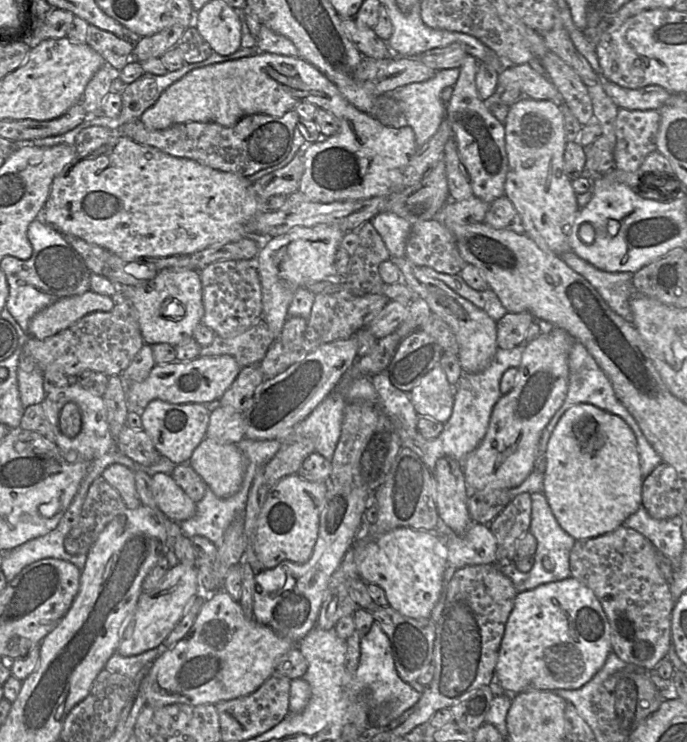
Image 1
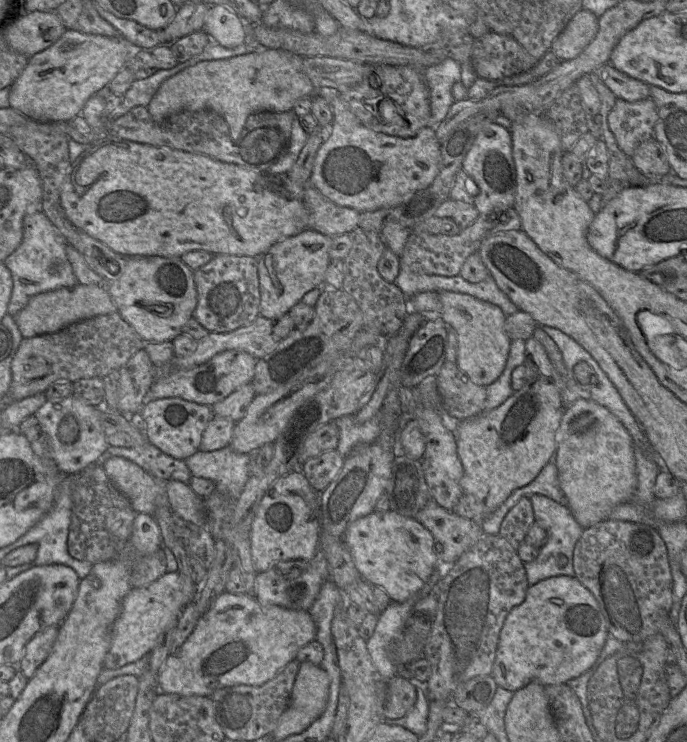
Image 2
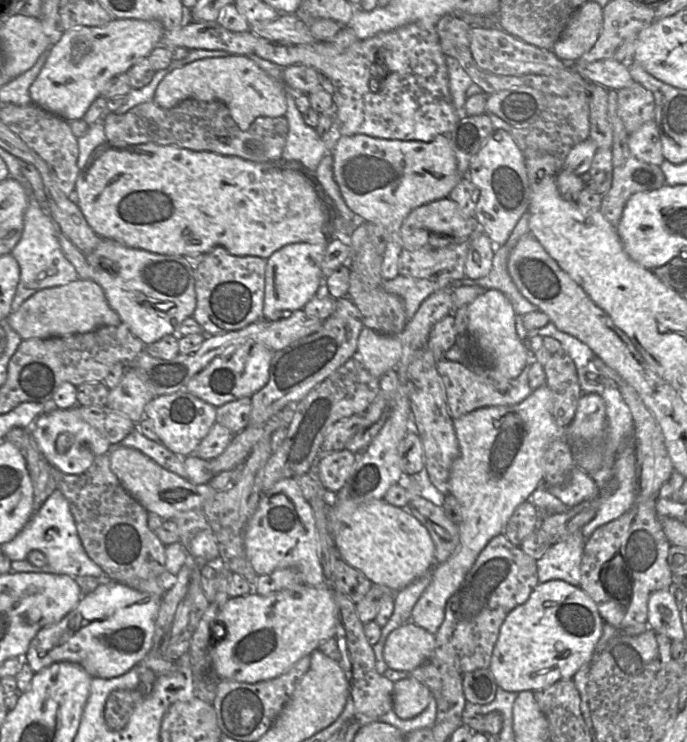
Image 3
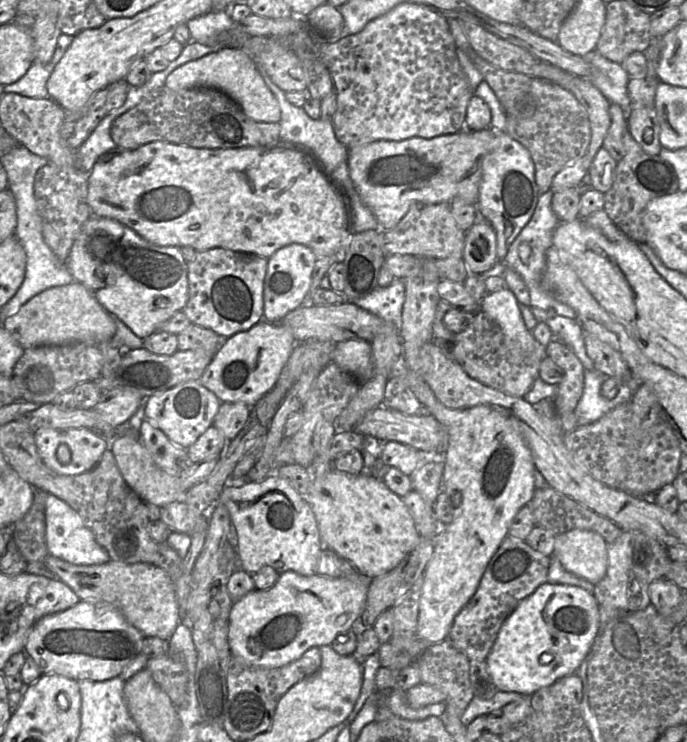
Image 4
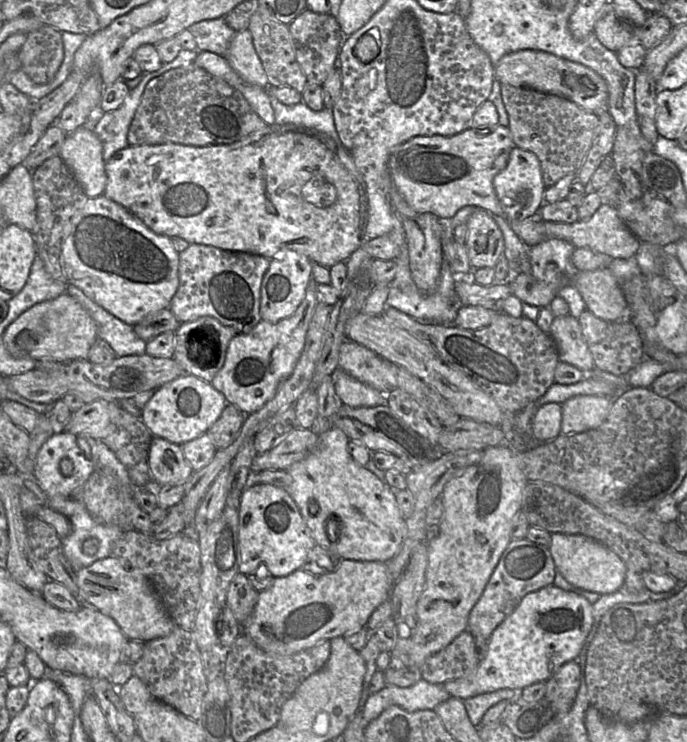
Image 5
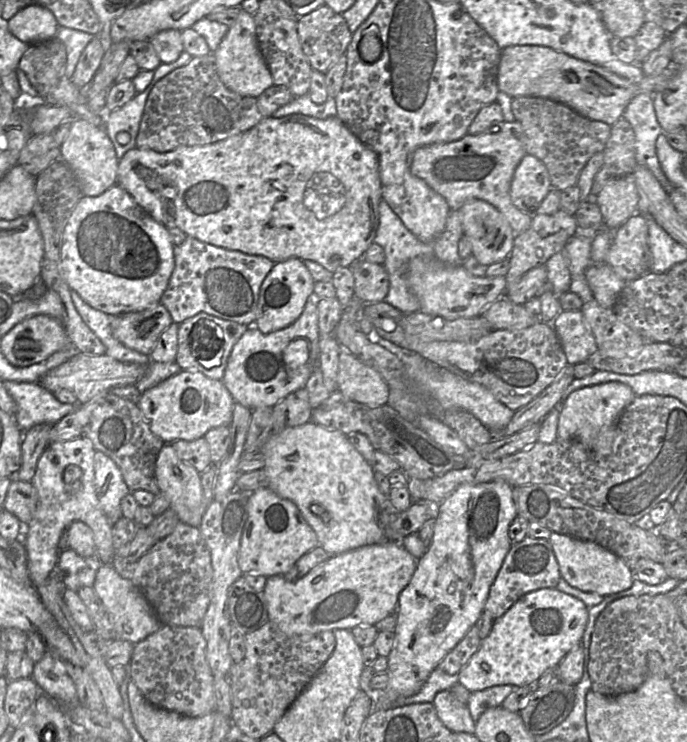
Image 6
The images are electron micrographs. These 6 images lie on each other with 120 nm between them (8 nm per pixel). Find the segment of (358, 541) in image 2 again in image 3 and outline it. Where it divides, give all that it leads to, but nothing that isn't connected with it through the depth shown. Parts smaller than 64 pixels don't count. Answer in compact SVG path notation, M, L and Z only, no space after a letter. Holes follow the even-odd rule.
M384 499L367 503L336 500L332 507L332 534L339 556L361 571L373 584L384 585L398 592L428 569L436 566L435 547L428 530L409 512L387 503Z

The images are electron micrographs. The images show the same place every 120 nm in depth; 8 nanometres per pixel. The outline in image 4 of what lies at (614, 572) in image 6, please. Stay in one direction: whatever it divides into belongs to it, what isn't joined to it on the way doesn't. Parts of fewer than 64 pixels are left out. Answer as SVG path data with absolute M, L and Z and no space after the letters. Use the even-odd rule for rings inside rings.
M575 529L555 536L553 556L568 572L595 585L607 572L607 545L598 533Z

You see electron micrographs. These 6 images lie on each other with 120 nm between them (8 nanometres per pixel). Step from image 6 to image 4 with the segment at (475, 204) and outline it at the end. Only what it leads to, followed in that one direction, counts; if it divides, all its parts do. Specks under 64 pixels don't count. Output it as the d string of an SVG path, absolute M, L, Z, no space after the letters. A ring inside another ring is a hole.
M476 221L466 232L463 258L469 275L481 275L498 263L497 239L487 221Z

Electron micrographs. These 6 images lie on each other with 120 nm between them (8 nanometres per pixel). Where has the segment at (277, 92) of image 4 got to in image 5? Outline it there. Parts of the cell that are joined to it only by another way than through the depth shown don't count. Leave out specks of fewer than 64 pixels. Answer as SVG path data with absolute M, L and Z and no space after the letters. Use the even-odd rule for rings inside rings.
M270 94L270 101L276 124L293 124L306 130L322 133L341 143L335 128L332 109L324 107L321 111L313 111L303 101L295 105L286 105L273 94Z

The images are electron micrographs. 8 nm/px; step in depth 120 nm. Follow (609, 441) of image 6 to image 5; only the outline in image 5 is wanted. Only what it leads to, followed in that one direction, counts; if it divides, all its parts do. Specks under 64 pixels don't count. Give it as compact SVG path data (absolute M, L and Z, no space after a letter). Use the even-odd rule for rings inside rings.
M577 395L562 404L561 435L599 427L607 418L614 399L602 395Z

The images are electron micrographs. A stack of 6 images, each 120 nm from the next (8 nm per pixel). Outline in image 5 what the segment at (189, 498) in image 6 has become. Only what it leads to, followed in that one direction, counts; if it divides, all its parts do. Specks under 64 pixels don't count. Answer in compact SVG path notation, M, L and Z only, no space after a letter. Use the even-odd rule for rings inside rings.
M159 437L151 441L148 462L152 479L160 485L185 485L194 473L181 446Z

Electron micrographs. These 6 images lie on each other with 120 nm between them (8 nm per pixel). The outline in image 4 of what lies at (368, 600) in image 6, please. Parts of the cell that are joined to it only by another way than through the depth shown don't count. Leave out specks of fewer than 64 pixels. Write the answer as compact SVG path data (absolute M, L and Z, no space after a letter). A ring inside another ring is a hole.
M287 571L281 574L275 585L270 589L251 591L240 600L233 603L228 619L228 643L231 654L236 658L240 658L249 666L270 669L285 666L299 659L304 652L312 647L331 645L338 634L350 631L355 620L361 617L362 612L365 608L367 592L372 579L373 578L370 578L364 574L352 574L346 578L332 578L319 575L303 576L293 571Z

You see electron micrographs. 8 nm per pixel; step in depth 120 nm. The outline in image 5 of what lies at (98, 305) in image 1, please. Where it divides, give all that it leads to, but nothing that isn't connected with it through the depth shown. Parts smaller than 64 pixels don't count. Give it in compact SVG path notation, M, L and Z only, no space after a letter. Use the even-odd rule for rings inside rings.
M67 293L55 299L37 303L19 315L5 329L3 343L11 356L15 358L30 358L33 360L49 360L70 362L77 359L87 359L88 352L98 339L96 324L79 302Z

